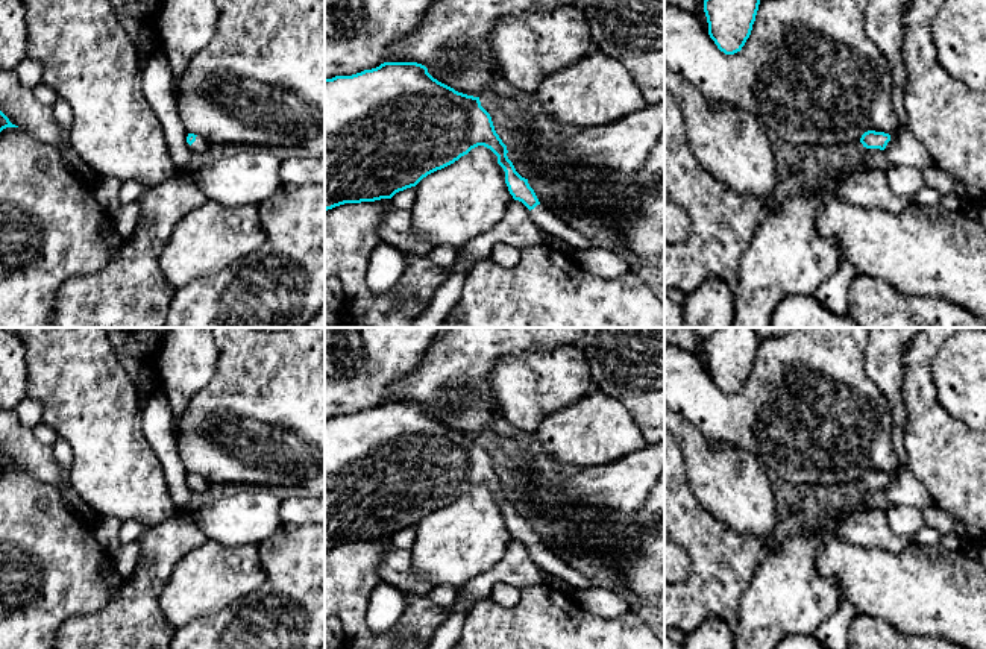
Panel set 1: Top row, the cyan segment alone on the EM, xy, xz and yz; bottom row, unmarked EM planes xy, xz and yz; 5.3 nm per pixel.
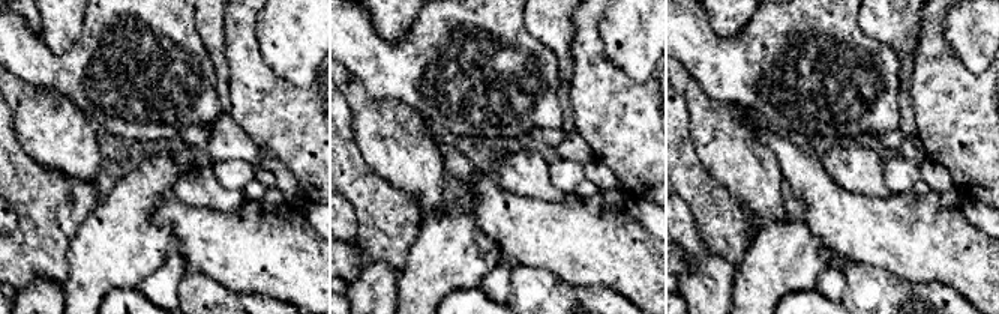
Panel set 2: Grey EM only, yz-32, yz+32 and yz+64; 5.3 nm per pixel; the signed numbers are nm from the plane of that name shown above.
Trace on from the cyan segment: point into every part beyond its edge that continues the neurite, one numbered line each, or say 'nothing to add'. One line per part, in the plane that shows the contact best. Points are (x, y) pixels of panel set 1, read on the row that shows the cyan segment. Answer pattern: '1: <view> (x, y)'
1: xy (199, 144)

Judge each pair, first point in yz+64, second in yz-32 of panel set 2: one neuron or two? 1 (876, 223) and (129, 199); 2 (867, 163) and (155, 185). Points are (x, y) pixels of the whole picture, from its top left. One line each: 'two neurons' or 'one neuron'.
1: two neurons
2: two neurons

